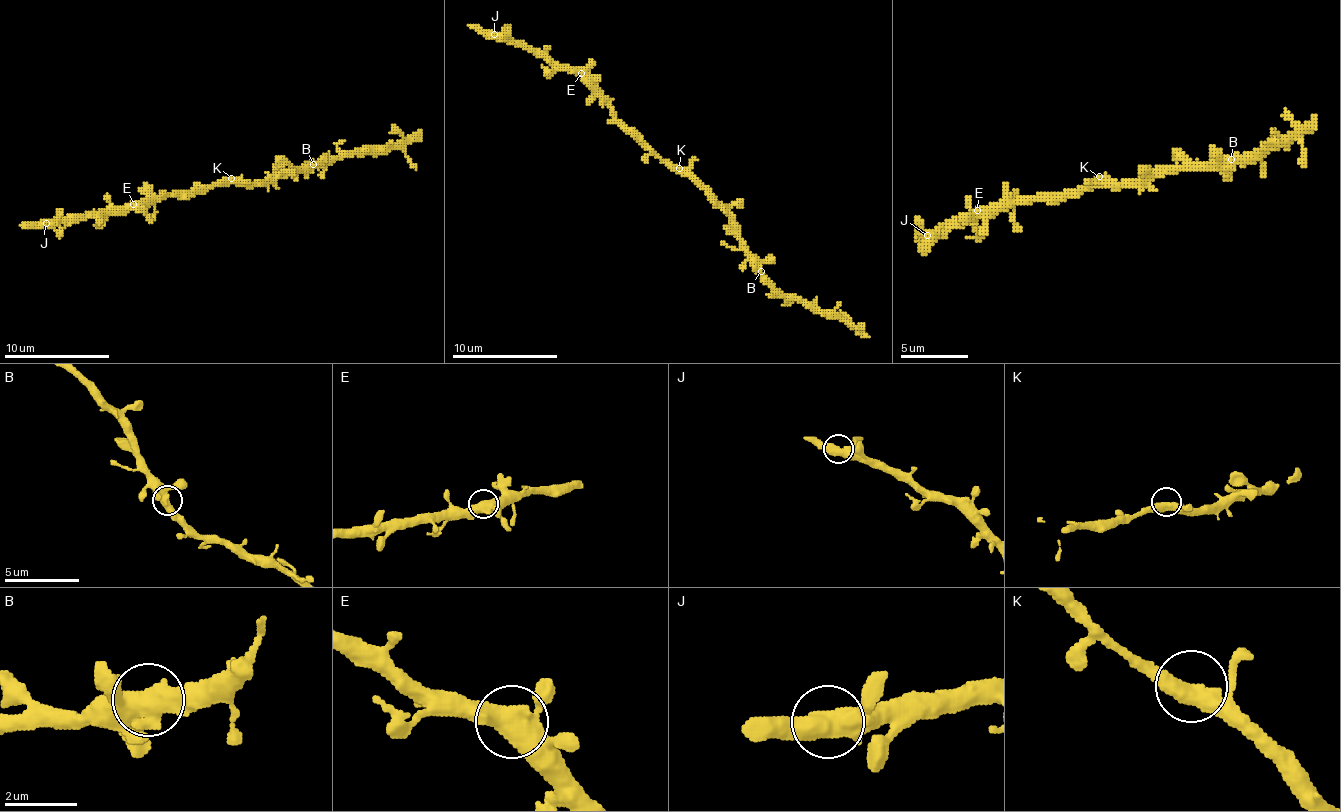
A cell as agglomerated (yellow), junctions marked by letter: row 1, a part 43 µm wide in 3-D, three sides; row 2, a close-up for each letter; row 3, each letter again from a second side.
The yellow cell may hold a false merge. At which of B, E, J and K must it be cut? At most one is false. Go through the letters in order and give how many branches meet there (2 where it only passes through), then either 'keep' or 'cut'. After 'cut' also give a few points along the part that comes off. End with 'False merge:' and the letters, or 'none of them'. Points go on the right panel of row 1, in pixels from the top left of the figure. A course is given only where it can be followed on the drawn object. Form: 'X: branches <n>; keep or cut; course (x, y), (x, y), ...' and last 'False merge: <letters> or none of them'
B: branches 3; keep
E: branches 3; keep
J: branches 3; keep
K: branches 2; keep
False merge: none of them

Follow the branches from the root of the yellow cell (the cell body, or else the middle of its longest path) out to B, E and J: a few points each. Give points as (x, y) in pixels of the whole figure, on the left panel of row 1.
B: (231, 183), (268, 183), (287, 172), (305, 172), (313, 164)
E: (231, 183), (213, 183), (189, 191), (176, 191), (168, 196), (152, 196), (133, 204)
J: (231, 183), (213, 183), (189, 191), (160, 193), (133, 207), (107, 207), (99, 212), (67, 215), (46, 222)

